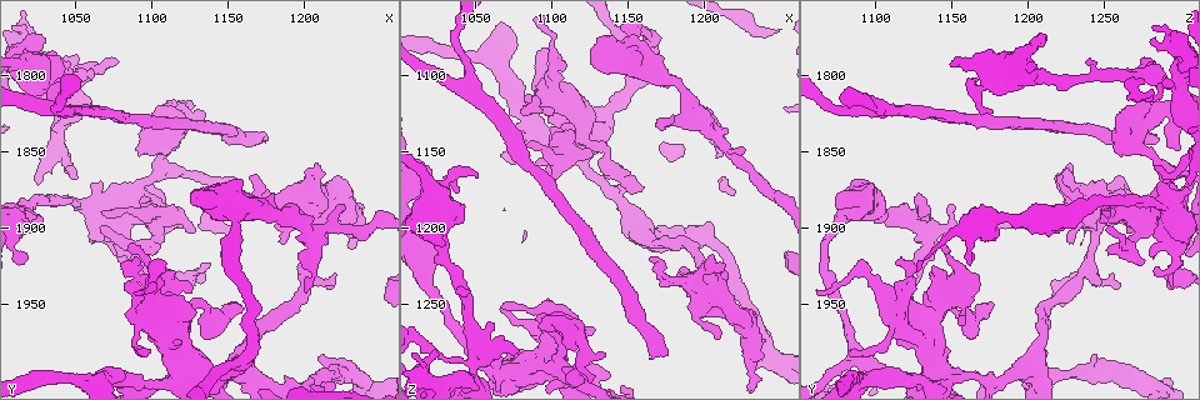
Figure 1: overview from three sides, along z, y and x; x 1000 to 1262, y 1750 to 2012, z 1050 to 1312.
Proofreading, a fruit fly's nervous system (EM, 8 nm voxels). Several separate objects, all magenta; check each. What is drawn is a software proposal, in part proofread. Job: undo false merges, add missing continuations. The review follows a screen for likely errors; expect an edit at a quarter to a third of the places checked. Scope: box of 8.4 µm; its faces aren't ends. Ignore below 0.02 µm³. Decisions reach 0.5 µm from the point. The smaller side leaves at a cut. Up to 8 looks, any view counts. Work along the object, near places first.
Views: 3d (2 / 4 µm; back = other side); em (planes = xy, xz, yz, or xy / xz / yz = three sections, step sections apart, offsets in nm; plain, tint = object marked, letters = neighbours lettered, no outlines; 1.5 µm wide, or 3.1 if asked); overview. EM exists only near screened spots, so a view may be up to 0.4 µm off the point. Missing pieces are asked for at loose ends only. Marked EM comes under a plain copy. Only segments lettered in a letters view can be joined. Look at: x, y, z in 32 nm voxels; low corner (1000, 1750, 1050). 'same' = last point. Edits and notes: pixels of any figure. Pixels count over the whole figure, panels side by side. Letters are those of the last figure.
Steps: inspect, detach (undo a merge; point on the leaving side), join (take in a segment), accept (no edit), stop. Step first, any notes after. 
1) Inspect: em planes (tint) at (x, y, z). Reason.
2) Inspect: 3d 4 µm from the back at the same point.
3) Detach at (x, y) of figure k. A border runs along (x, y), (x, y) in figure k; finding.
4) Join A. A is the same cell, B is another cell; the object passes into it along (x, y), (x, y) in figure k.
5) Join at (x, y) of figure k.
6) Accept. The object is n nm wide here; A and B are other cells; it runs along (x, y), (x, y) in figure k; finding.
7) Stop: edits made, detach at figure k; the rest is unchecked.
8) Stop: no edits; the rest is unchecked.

Inspect: em 3.1 µm planes (letters) at (1046, 1858, 1282). An open end.

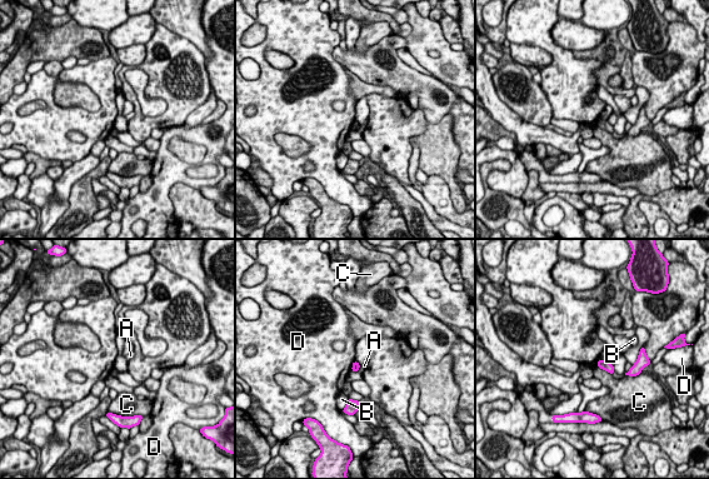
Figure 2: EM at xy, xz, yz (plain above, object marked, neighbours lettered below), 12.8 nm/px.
Accept. A, B, C and D are other cells; no lettered segment goes on from it.

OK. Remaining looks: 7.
Inspect: em planes (letters) at (1174, 1836, 1284).

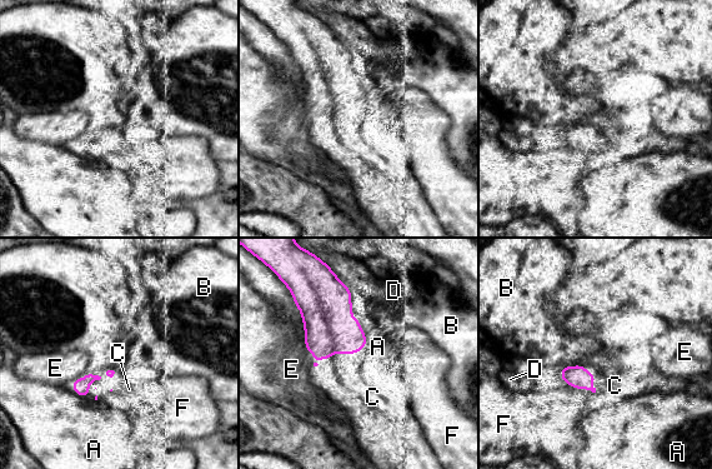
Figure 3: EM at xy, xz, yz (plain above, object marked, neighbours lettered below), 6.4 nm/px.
Join C. C is the same cell, A, B, D, E and F are other cells; the neuron continues.

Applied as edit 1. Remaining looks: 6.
Inspect: em planes (tint) at (1078, 1788, 1282). Free end.

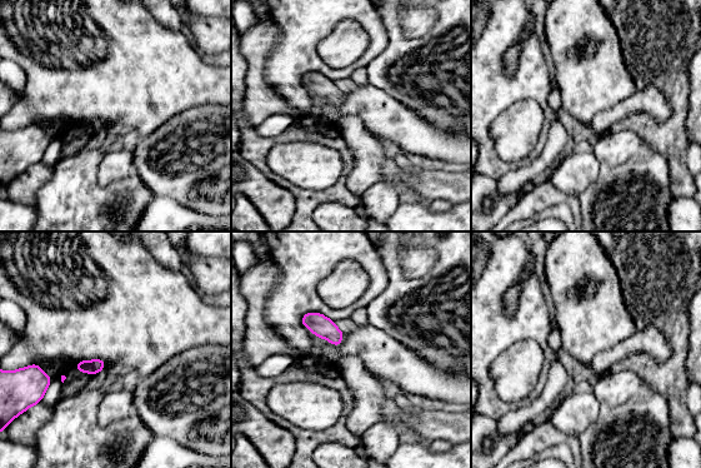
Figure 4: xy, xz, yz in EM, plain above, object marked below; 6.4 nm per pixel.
Inspect: em planes (letters) at the same point.

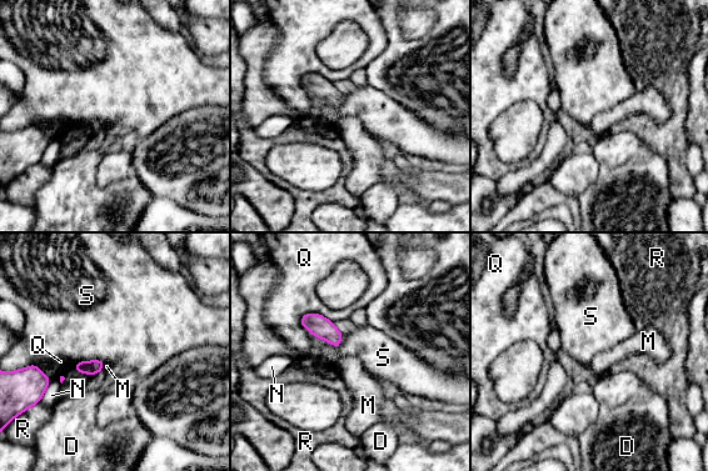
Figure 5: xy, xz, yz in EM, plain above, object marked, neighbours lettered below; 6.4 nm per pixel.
Accept. D, M, N, Q, R and S are other cells; a border runs along (300, 324), (340, 344) in figure 5; no lettered segment goes on from it.

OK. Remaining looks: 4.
Stop: edits made, join at figure 3; the rest is unchecked.

